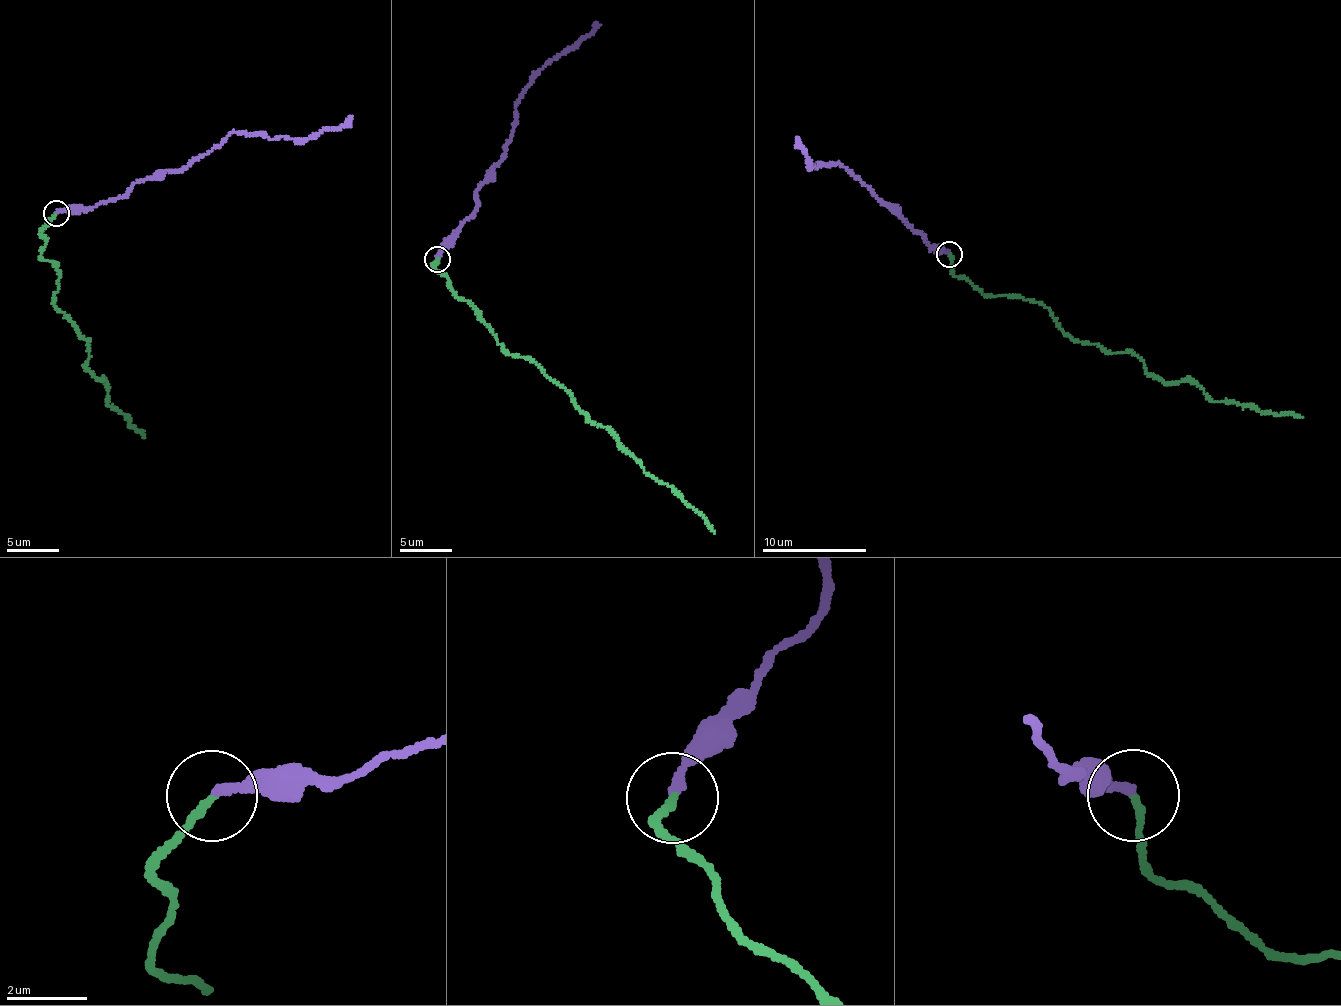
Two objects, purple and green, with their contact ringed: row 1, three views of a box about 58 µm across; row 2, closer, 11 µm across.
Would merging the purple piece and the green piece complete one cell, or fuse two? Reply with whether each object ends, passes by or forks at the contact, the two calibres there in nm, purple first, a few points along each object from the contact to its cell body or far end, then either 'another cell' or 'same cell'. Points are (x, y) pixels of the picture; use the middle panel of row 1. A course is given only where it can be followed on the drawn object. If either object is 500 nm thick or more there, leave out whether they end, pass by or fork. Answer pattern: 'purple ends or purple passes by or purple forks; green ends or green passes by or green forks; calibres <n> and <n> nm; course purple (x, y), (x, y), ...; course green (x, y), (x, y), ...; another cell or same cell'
purple ends; green ends; calibres 220 and 190 nm; course purple (436, 258), (475, 210), (477, 189), (502, 158), (516, 119), (520, 95), (535, 75), (579, 45), (596, 23); course green (436, 258), (452, 292), (504, 350), (530, 359), (563, 387), (588, 419), (699, 512), (714, 533); another cell

